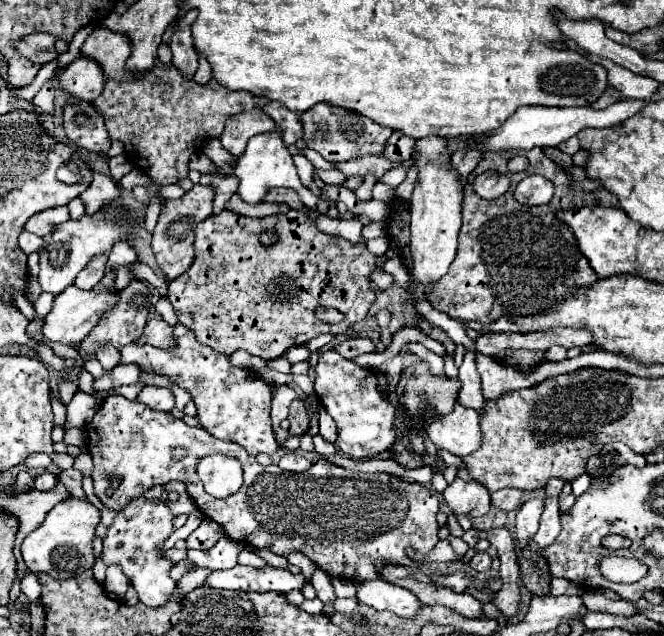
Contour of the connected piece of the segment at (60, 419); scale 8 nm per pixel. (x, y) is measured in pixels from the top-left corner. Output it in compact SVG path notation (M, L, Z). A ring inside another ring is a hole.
M53 401L54 425L63 427L67 423L67 407L61 401Z

